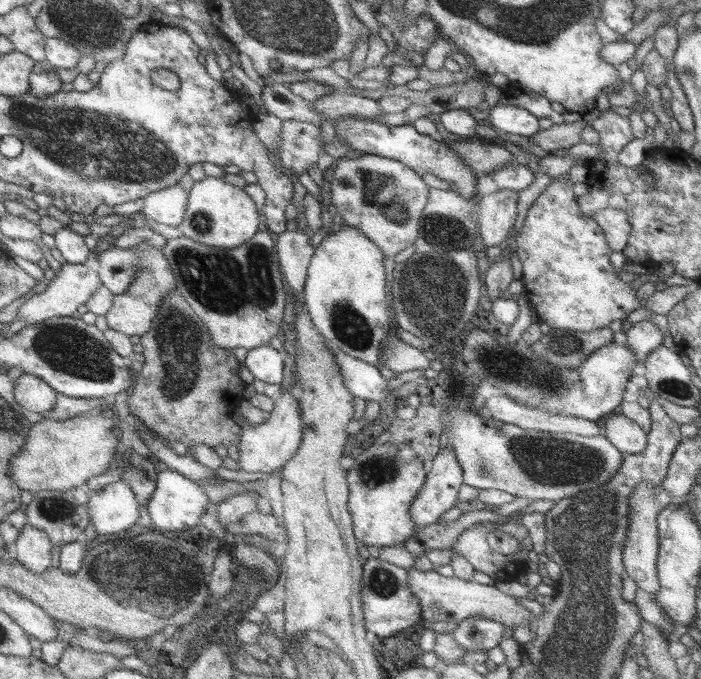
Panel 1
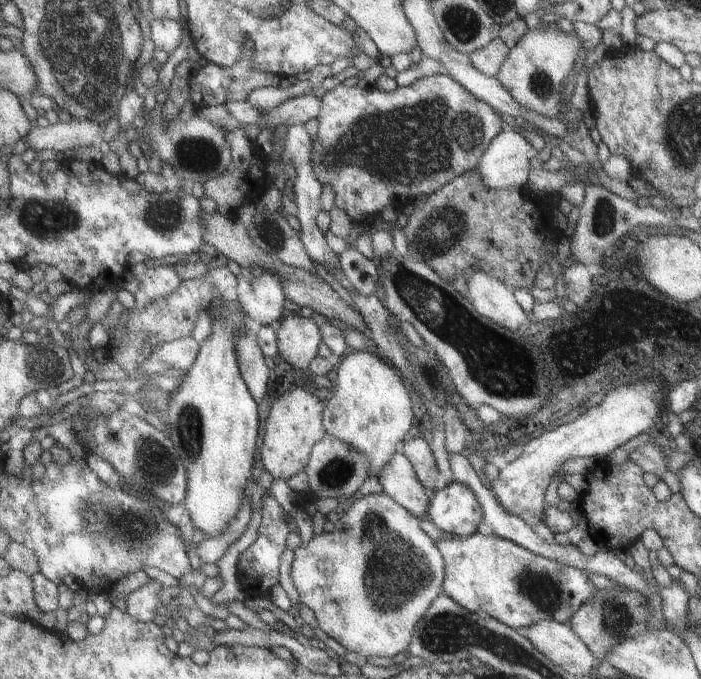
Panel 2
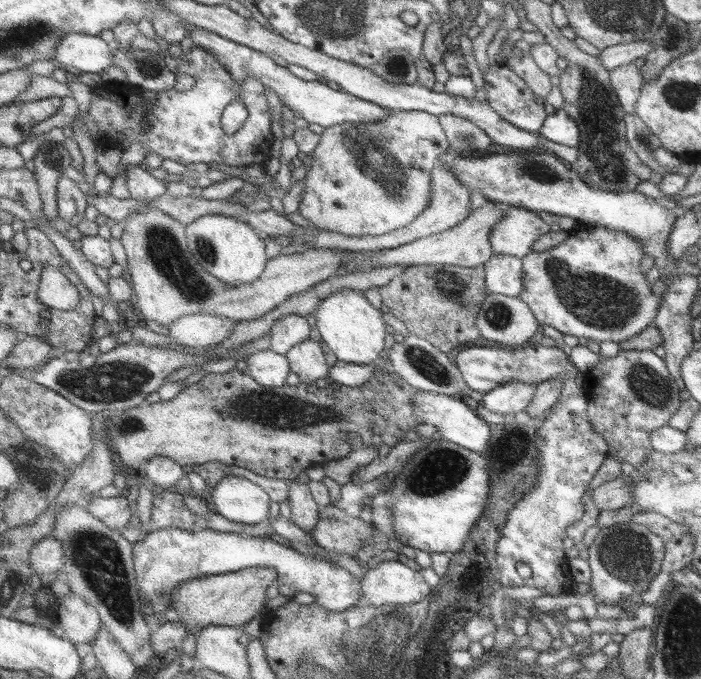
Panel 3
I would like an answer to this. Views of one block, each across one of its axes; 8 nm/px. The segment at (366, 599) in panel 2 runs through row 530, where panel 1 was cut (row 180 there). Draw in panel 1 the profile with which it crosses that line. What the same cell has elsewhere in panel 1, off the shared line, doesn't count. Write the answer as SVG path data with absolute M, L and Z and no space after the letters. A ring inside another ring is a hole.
M363 153L356 158L339 157L331 164L329 202L335 207L344 226L356 228L379 248L384 258L395 256L415 240L421 211L425 207L430 188L422 179L404 169L403 165L389 163L380 156Z

